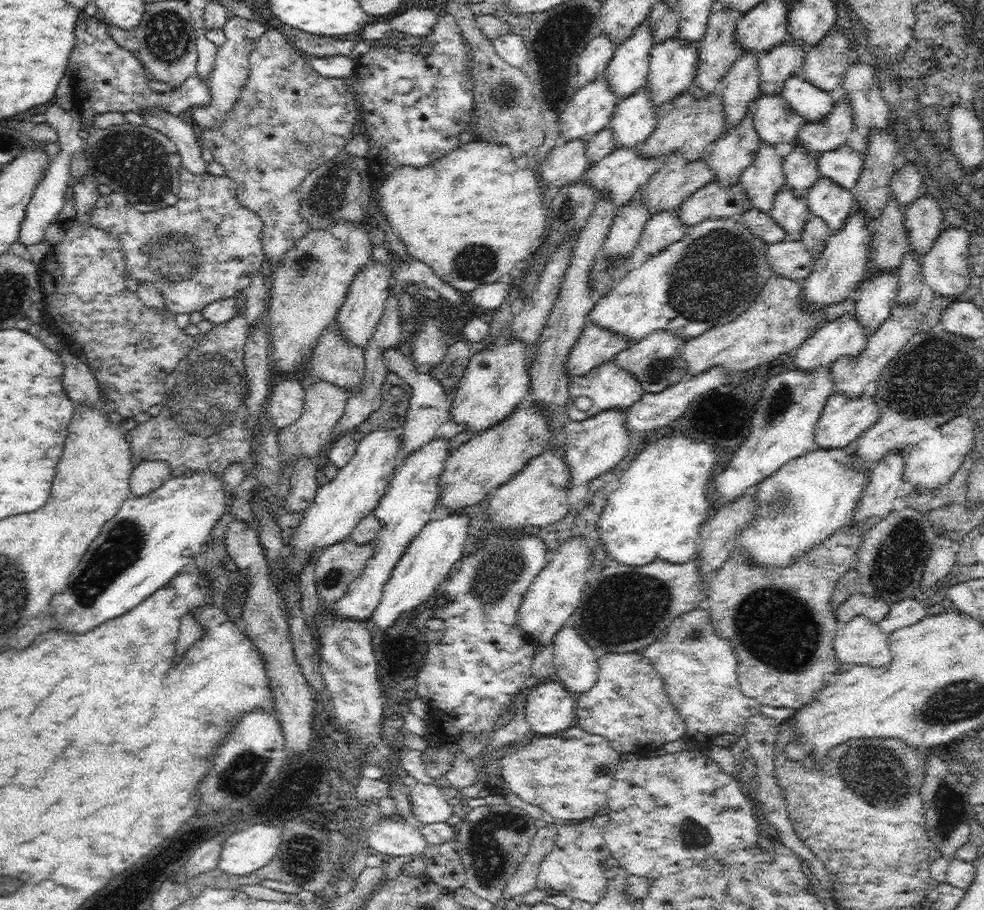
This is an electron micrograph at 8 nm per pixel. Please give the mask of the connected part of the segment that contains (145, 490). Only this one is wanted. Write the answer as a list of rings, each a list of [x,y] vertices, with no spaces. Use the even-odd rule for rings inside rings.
[[[142,460],[132,469],[129,487],[132,496],[146,496],[160,488],[171,477],[171,468],[165,460]]]

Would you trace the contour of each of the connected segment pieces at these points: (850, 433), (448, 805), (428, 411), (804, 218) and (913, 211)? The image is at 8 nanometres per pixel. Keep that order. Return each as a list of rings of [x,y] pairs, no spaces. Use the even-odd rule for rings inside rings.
[[[834,392],[818,419],[815,441],[824,450],[848,446],[862,432],[872,428],[879,418],[879,408],[874,397],[848,398]]]
[[[417,783],[409,788],[411,820],[417,824],[446,822],[452,816],[453,802],[447,801],[439,786]]]
[[[390,346],[388,350],[384,350],[382,357],[384,357],[386,365],[388,365],[388,370],[400,375],[410,387],[412,387],[408,412],[401,431],[401,440],[403,440],[404,448],[400,460],[417,452],[420,448],[429,444],[428,442],[430,442],[430,440],[434,440],[436,436],[443,436],[443,438],[451,439],[453,436],[465,430],[461,424],[451,419],[452,398],[446,390],[444,390],[444,387],[437,378],[430,376],[430,373],[424,374],[418,372],[416,369],[417,365],[411,356],[405,356],[396,346]]]
[[[785,186],[785,190],[777,193],[769,216],[786,231],[789,240],[800,241],[811,211],[804,197],[798,197]]]
[[[926,192],[906,208],[905,227],[908,231],[909,249],[920,258],[930,252],[945,227],[938,201]]]

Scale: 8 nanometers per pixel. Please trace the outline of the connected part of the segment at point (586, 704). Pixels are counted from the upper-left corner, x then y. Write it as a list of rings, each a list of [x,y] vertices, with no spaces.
[[[641,652],[632,653],[600,653],[598,657],[599,672],[595,686],[586,693],[575,695],[576,697],[576,726],[585,732],[602,736],[618,753],[648,752],[655,748],[660,748],[668,742],[686,738],[686,725],[684,720],[670,698],[664,681],[660,674],[656,673],[656,668],[652,662],[643,656]]]

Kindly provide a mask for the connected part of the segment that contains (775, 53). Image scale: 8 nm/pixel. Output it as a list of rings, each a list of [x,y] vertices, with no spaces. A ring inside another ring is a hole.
[[[789,40],[776,44],[772,50],[759,51],[759,88],[762,94],[781,94],[790,76],[802,75],[807,48]]]

